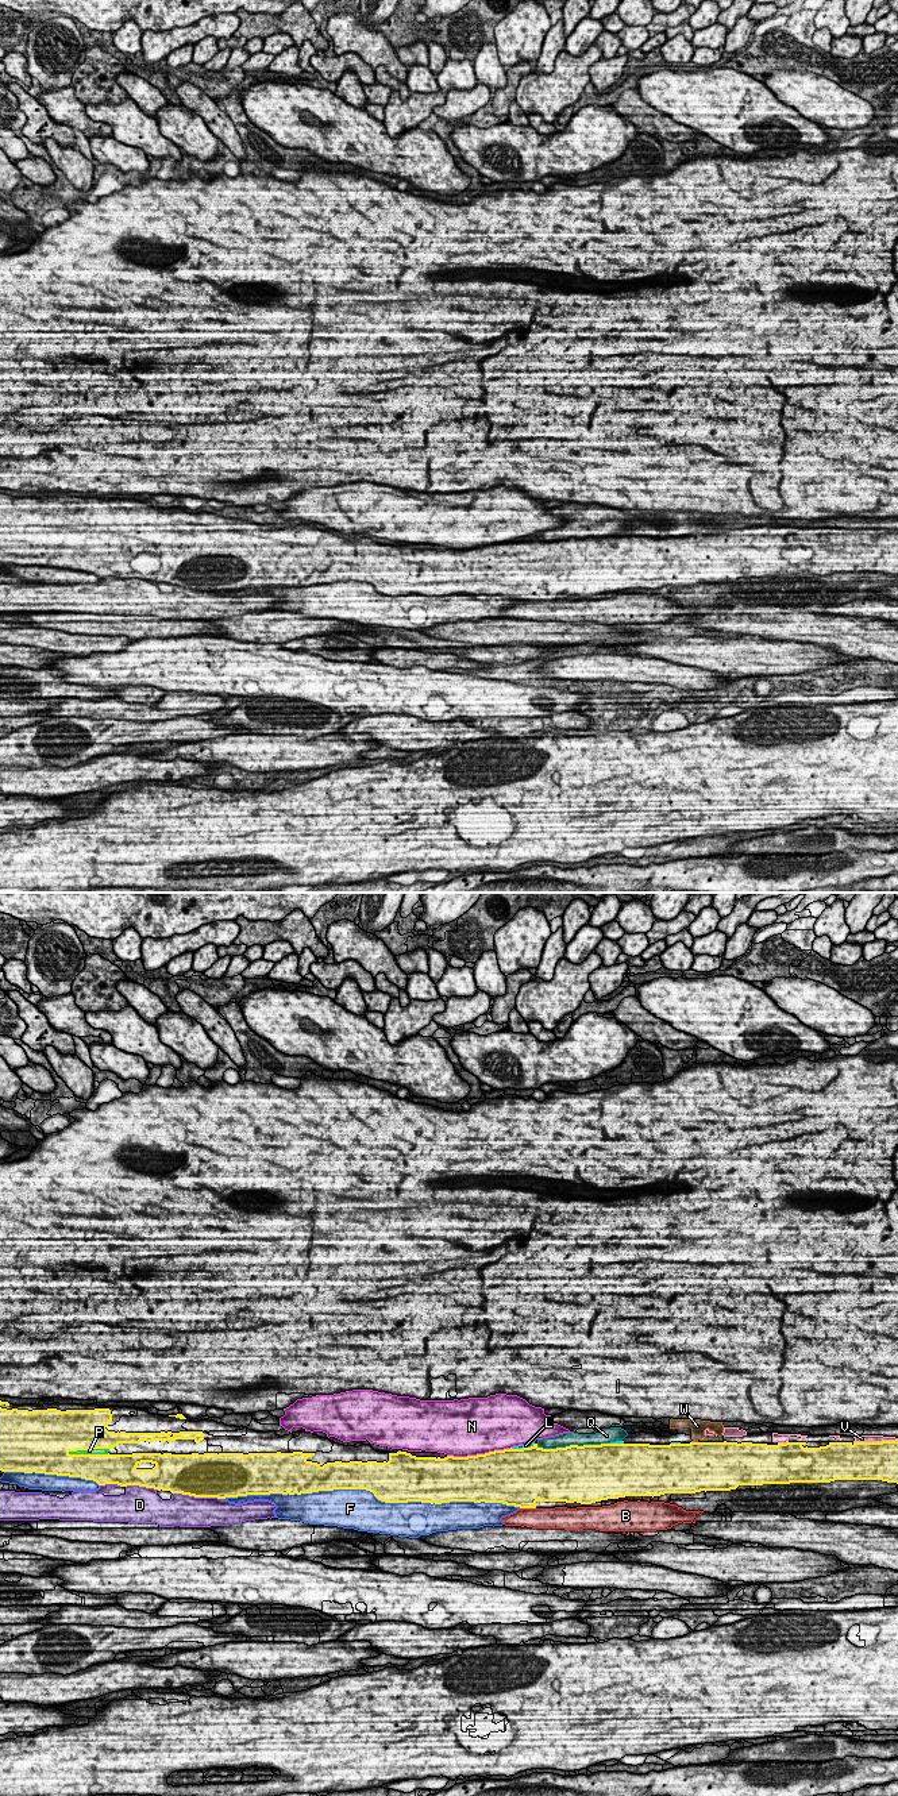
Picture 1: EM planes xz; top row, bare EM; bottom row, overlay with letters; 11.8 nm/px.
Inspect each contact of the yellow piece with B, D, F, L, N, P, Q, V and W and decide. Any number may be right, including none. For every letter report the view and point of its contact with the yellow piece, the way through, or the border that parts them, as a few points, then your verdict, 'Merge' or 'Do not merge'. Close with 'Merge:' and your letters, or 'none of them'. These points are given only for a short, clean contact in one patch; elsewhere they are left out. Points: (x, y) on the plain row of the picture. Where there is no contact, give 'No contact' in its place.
B: Touches yellow at xz (528, 600). Do not merge
D: Touches yellow at xz (196, 589). Do not merge
F: Touches yellow at xz (370, 584). Do not merge
L: Touches yellow at xz (523, 540). Do not merge
N: Touches yellow at xz (478, 547). Do not merge
P: Touches yellow at xz (88, 540). Do not merge
Q: Touches yellow at xz (573, 538). Do not merge
V: Touches yellow at xz (875, 535). Do not merge
W: Touches yellow at xz (694, 535). Boundary: xz (692, 534), (697, 535). Do not merge
Merge: none of them

